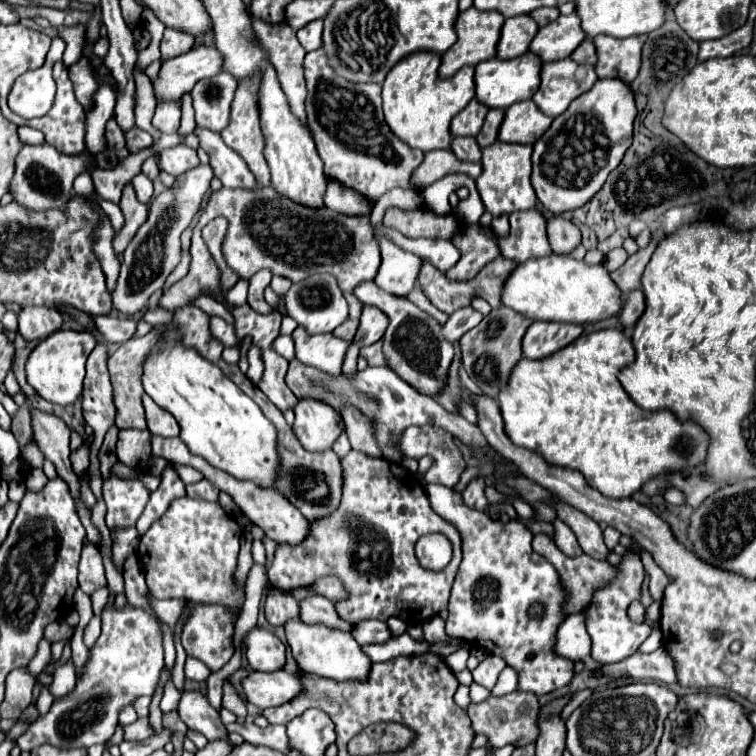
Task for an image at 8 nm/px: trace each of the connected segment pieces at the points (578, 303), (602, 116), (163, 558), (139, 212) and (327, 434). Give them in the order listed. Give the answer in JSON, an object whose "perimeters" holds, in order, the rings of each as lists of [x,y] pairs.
{"perimeters":[[[[550,254],[546,258],[526,260],[518,264],[518,270],[506,280],[502,290],[502,304],[526,314],[532,320],[548,322],[572,322],[572,324],[596,324],[618,316],[622,310],[622,290],[610,278],[604,264],[586,264],[572,256]]],[[[608,78],[598,80],[586,94],[578,96],[566,112],[552,120],[546,134],[534,142],[532,154],[532,186],[546,210],[562,214],[594,198],[628,150],[634,118],[636,106],[630,86]]],[[[190,496],[176,498],[164,512],[164,516],[158,518],[140,538],[138,546],[138,556],[144,564],[146,582],[152,596],[176,596],[200,604],[222,604],[230,608],[240,608],[244,602],[244,590],[234,586],[234,570],[242,532],[244,528],[218,502],[206,502]]],[[[128,182],[124,186],[124,192],[122,192],[122,200],[120,200],[120,208],[126,216],[126,224],[122,228],[122,232],[118,236],[114,236],[114,250],[116,254],[124,252],[124,248],[128,246],[128,242],[136,236],[136,232],[140,230],[142,222],[146,222],[148,218],[148,204],[142,204],[138,198],[136,198],[136,192],[134,192],[134,186],[132,182]]],[[[302,398],[294,412],[294,434],[308,452],[330,450],[344,430],[342,416],[322,400]]]]}

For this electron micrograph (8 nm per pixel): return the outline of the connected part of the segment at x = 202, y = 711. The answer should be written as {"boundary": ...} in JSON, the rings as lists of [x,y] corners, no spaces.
{"boundary":[[[182,690],[180,702],[176,712],[184,720],[184,724],[196,732],[202,732],[208,740],[228,738],[228,734],[222,734],[222,720],[218,716],[218,710],[214,710],[208,702],[208,698],[198,690]]]}

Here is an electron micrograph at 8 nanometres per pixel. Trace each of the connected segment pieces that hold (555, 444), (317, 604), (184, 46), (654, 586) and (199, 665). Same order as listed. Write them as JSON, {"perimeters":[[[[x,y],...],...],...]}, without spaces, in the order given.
{"perimeters":[[[[616,328],[582,334],[566,348],[542,360],[522,358],[514,368],[506,390],[498,396],[504,416],[504,430],[518,446],[542,454],[550,464],[568,466],[584,474],[588,486],[610,498],[626,498],[638,492],[648,480],[680,470],[694,470],[706,462],[710,436],[694,420],[680,420],[670,410],[646,412],[626,394],[618,372],[634,362],[632,340]]],[[[322,596],[306,598],[300,602],[300,620],[304,624],[324,624],[324,626],[330,626],[332,630],[342,630],[342,632],[354,630],[354,624],[342,620],[334,604]]],[[[166,28],[164,38],[162,38],[162,60],[164,58],[172,58],[172,56],[180,56],[186,54],[194,44],[194,36],[186,34],[184,30],[176,30],[176,28]]],[[[642,550],[642,564],[644,564],[646,574],[650,576],[650,594],[652,594],[652,598],[658,602],[658,600],[662,600],[662,592],[664,592],[664,588],[666,588],[666,584],[668,584],[668,578],[666,578],[666,574],[654,564],[654,560],[650,558],[650,554],[644,552],[644,550]]],[[[188,658],[186,666],[184,666],[184,672],[186,672],[186,676],[190,680],[198,680],[198,682],[204,682],[210,676],[208,666],[202,660],[198,660],[198,658]]]]}

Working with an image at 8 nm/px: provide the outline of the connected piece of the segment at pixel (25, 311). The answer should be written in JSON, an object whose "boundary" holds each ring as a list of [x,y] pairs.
{"boundary":[[[26,306],[18,314],[18,332],[26,340],[42,340],[64,324],[62,314],[48,306]]]}

